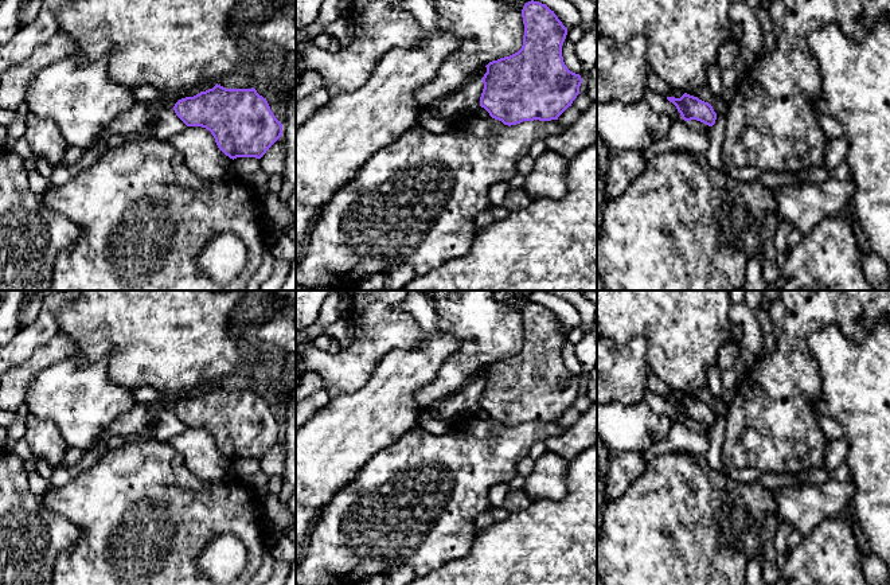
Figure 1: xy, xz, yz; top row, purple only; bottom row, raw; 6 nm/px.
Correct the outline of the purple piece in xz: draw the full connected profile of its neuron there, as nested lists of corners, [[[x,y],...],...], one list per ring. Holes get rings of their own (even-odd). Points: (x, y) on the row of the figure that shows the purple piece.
[[[528,1],[522,9],[522,48],[489,62],[481,78],[480,106],[504,125],[551,121],[571,106],[582,78],[567,69],[562,44],[567,28],[546,4]]]

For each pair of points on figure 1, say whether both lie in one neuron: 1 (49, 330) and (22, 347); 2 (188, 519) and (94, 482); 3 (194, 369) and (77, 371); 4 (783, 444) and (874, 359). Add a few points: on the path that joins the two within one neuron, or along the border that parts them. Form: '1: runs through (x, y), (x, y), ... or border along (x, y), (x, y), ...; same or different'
1: runs through (42, 331), (28, 340); same
2: runs through (166, 515), (147, 515), (137, 506), (117, 503); same
3: border along (78, 358), (106, 358), (108, 375), (132, 389); different
4: border along (818, 370), (823, 401); different

